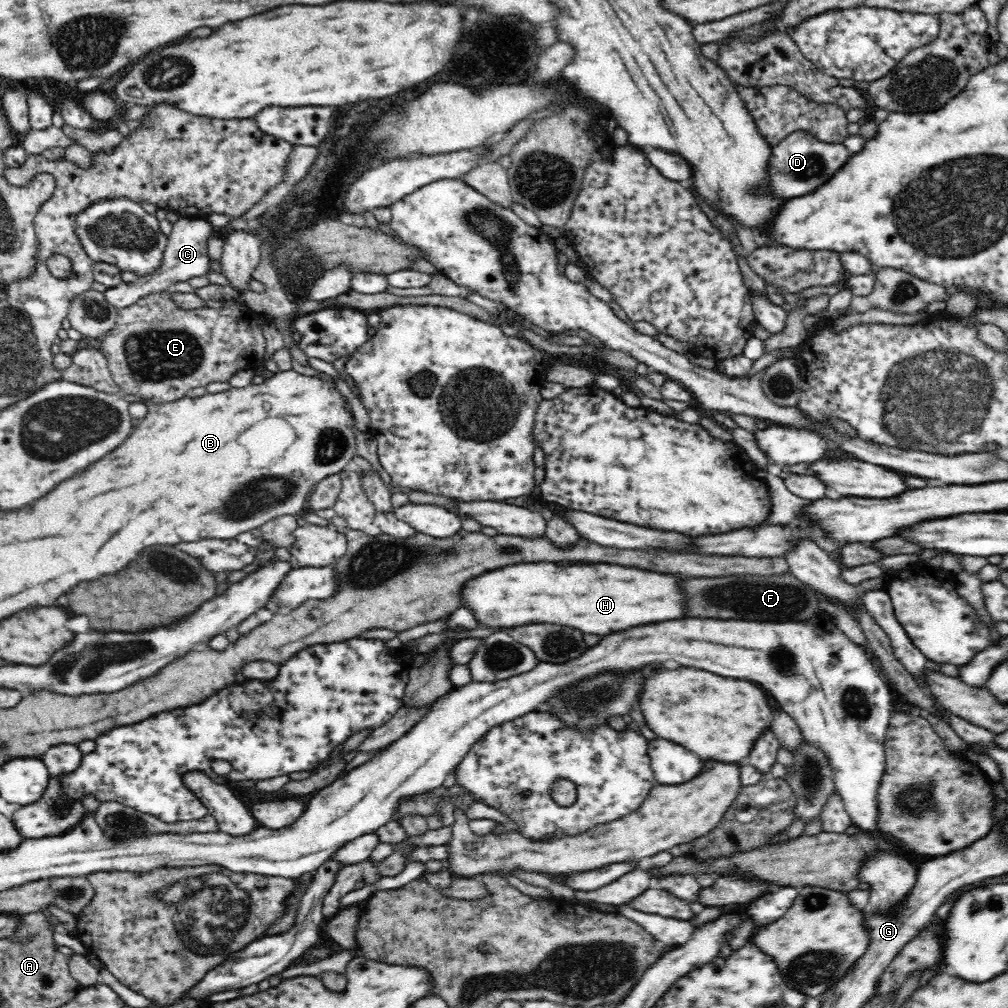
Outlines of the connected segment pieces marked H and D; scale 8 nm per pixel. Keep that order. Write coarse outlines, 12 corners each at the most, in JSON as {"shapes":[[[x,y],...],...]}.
{"shapes":[[[512,564],[468,580],[478,627],[608,634],[682,618],[676,578]],[[806,129],[772,148],[772,189],[788,200],[816,192],[852,155]]]}

